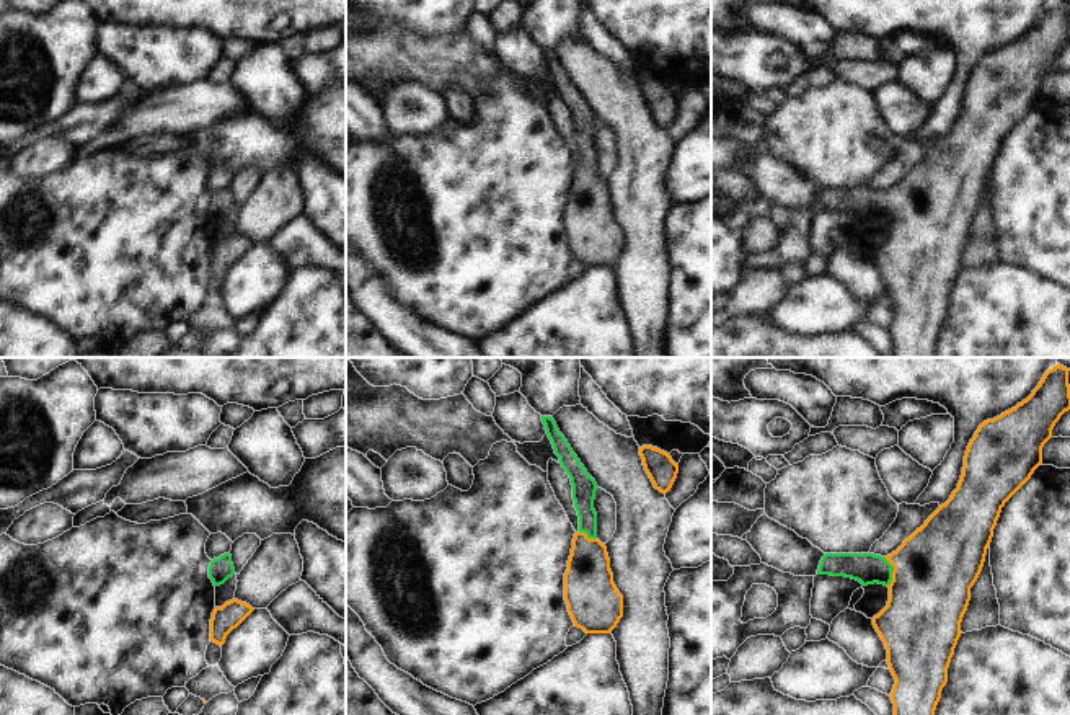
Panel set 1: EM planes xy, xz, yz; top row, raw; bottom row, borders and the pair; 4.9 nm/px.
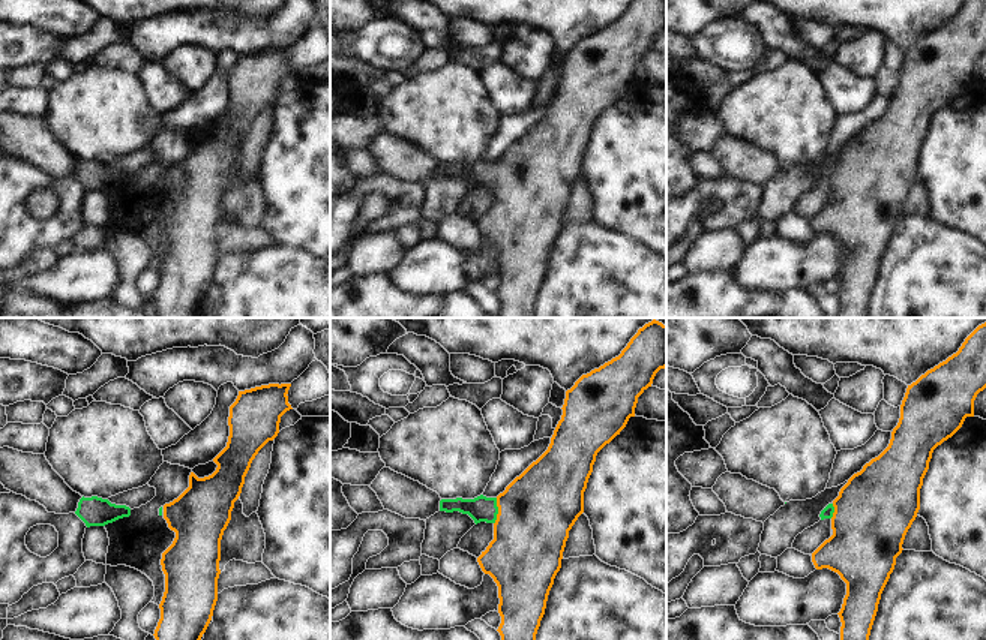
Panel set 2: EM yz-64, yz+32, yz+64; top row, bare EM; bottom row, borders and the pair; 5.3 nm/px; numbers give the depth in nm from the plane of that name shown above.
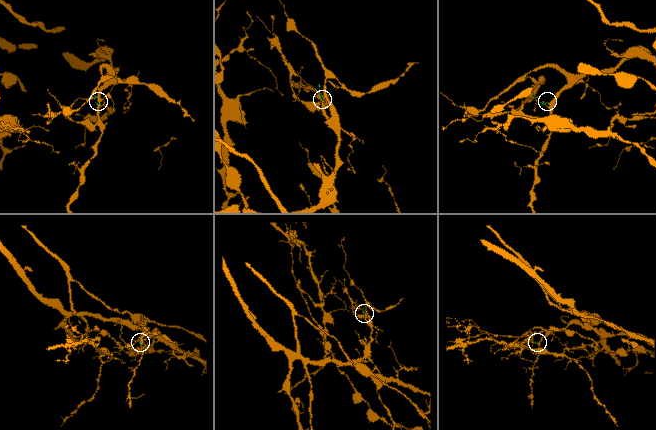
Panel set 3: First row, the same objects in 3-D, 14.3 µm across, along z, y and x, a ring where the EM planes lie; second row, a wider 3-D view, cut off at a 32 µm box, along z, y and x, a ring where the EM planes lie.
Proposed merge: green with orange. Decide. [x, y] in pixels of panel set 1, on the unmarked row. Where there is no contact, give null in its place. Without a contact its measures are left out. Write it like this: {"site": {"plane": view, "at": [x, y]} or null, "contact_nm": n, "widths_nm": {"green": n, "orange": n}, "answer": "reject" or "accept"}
{"site": {"plane": "yz", "at": [893, 204]}, "contact_nm": 150, "widths_nm": {"green": 160, "orange": 400}, "answer": "accept"}

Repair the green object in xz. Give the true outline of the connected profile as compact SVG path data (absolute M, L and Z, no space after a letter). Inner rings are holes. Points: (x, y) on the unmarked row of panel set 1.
M542 51L546 69L571 113L579 165L564 207L564 235L574 261L610 268L623 251L623 230L613 217L605 178L597 173L595 114L587 108L551 51Z

